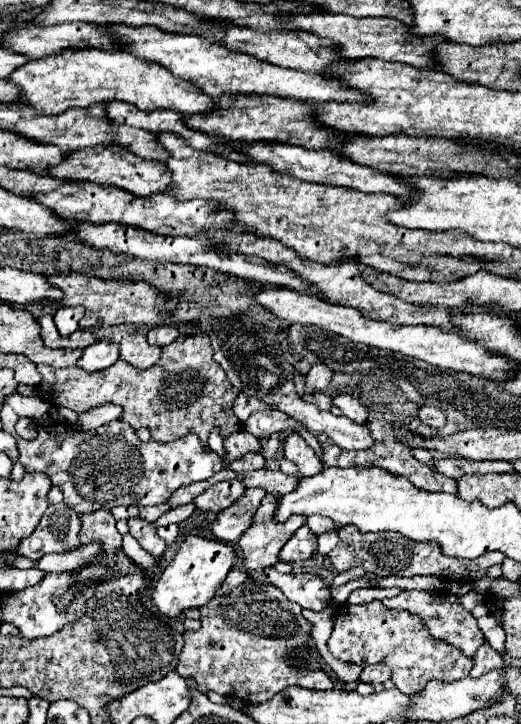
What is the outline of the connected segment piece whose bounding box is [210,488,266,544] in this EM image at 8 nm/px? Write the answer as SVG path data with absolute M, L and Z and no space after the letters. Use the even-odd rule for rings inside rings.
M248 488L246 494L226 510L222 510L216 520L210 524L212 534L228 544L236 544L240 540L240 534L248 530L252 524L252 514L256 514L262 498L266 496L266 490L262 488Z

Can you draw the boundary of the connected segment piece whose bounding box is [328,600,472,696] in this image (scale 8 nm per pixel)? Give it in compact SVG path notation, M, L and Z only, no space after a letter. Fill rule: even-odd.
M380 600L370 604L350 606L346 604L334 620L334 630L328 640L330 652L352 664L368 666L376 662L384 662L392 668L392 682L396 688L408 696L418 694L424 690L426 682L440 680L440 682L454 682L470 674L472 660L466 654L460 654L454 646L440 642L428 634L428 628L416 614L398 612L386 608Z

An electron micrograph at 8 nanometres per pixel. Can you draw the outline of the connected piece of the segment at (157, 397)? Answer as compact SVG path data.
M196 334L196 336L178 336L172 344L164 346L156 366L146 368L146 370L134 368L132 364L128 364L124 360L118 360L114 366L110 366L106 370L100 370L100 372L92 372L92 374L84 372L78 366L60 370L60 368L40 364L38 370L42 374L42 382L36 386L36 394L40 398L44 398L46 402L54 404L54 406L64 406L64 408L70 408L78 414L86 412L90 408L108 404L108 402L118 404L118 406L124 408L120 420L130 424L134 430L148 428L156 442L174 442L174 440L178 440L186 434L196 434L200 438L202 446L206 450L210 450L208 434L210 434L212 428L220 428L222 438L226 438L228 434L234 434L236 430L242 430L240 420L232 412L232 402L238 396L238 390L230 384L230 380L226 378L226 372L212 358L212 354L214 354L214 350L210 346L208 336L206 334Z

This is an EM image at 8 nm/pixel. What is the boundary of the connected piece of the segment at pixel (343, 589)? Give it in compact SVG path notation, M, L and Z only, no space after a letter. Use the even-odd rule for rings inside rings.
M358 578L358 580L350 580L348 584L344 586L338 586L338 588L330 588L330 596L336 604L346 604L350 592L354 592L356 588L364 588L364 586L372 586L366 578Z

